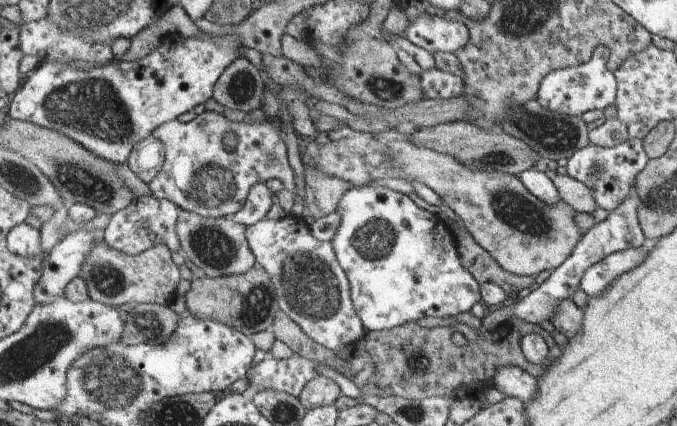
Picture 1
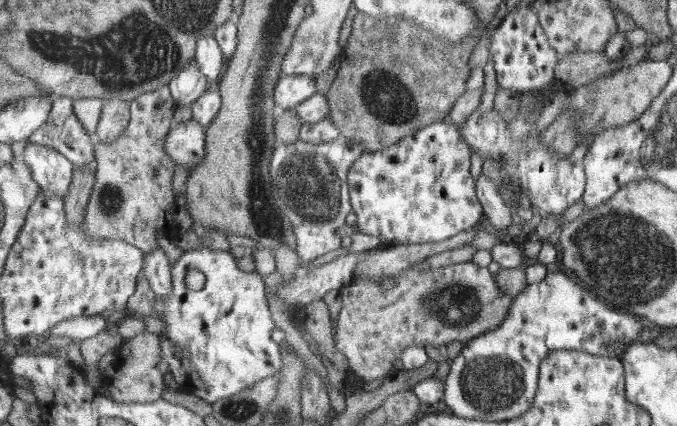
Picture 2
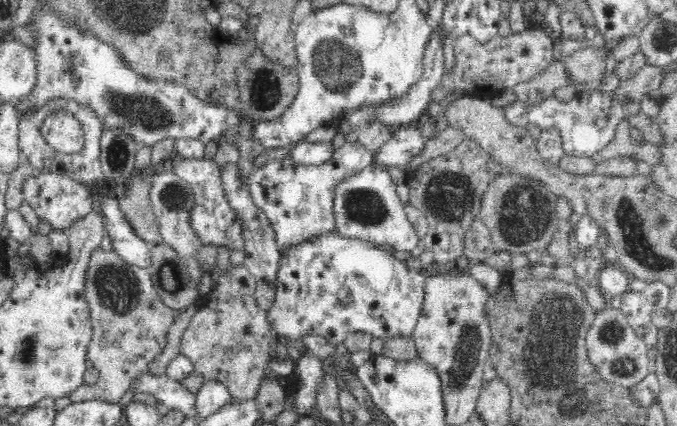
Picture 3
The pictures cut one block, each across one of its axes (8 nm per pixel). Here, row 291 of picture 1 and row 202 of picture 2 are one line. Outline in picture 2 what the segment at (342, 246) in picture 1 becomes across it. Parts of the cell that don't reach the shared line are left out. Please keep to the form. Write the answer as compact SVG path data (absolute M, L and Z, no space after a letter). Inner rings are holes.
M440 122L427 125L418 130L418 132L407 137L405 140L401 140L391 146L384 147L383 150L378 151L365 151L363 156L359 157L359 160L355 161L353 168L351 168L348 174L348 182L350 187L350 198L354 212L357 216L358 230L363 234L370 234L371 236L381 236L389 240L395 240L399 243L436 243L447 240L455 235L475 227L479 218L484 214L484 208L481 199L478 197L478 191L476 188L476 180L471 174L471 147L467 140L463 137L463 134L451 122Z

